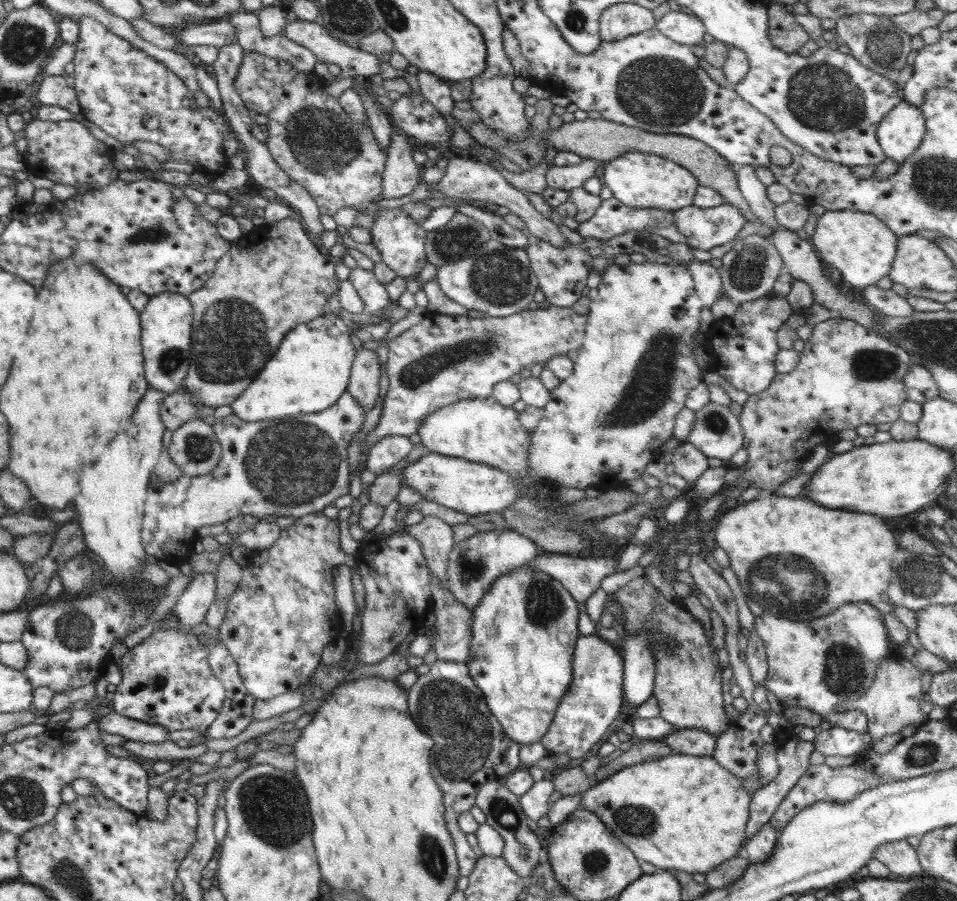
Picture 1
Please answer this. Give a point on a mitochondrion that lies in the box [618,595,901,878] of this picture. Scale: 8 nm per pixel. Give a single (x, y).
(843, 672)

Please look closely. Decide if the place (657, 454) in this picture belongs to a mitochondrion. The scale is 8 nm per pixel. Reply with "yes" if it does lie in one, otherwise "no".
no

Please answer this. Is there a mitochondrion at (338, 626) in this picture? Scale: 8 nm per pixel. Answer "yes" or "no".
no

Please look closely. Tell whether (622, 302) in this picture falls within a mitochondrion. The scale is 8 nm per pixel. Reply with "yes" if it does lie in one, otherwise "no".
no

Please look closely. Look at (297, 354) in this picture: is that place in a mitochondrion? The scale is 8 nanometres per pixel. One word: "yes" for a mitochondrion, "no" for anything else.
no

